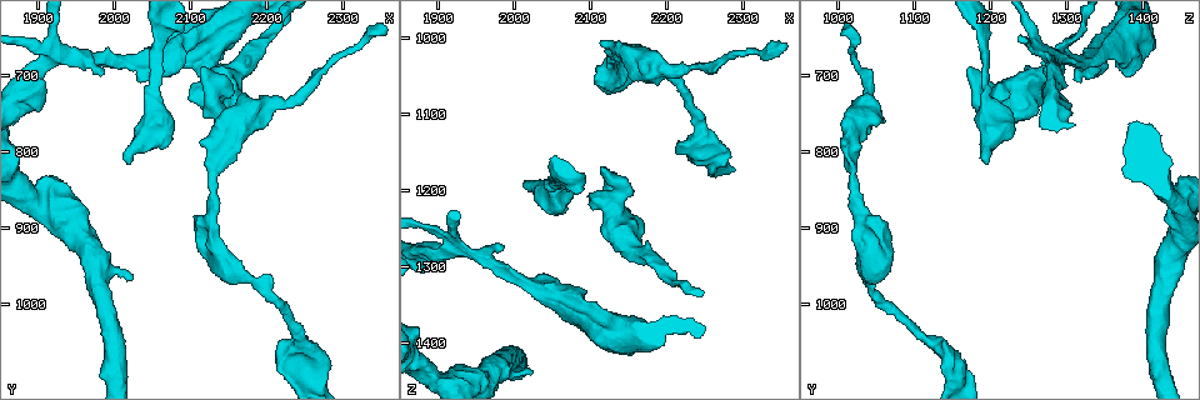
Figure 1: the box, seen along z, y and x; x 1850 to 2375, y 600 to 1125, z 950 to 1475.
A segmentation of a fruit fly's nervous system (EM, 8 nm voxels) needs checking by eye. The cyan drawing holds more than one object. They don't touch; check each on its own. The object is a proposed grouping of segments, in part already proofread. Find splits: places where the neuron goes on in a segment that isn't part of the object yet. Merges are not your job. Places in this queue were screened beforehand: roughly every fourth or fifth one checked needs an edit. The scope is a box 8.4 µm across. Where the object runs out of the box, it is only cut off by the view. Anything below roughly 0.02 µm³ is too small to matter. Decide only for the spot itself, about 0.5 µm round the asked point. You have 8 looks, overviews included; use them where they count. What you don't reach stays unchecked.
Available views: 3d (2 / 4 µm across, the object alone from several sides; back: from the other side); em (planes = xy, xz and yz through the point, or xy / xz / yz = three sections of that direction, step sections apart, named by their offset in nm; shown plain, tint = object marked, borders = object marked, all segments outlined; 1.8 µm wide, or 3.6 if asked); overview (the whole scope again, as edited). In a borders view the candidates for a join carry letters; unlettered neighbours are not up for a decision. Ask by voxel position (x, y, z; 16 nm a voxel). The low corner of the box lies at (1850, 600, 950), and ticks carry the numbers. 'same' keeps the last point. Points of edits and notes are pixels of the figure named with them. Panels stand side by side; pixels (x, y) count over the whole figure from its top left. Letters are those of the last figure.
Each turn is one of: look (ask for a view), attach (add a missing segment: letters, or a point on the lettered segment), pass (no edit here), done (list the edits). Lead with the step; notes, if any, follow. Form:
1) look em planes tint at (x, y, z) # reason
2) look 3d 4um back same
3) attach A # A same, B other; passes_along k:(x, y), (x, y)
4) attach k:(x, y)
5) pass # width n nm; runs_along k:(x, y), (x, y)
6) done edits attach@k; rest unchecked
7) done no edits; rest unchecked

look 3d 2um at (2115, 690, 1170) # an open end

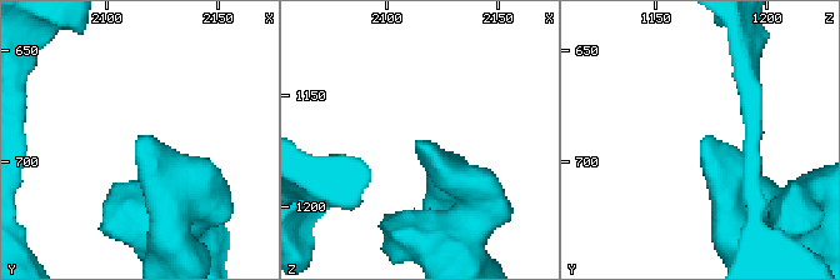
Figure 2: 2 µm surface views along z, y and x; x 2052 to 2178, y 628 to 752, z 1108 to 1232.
look em planes tint at (2116, 687, 1174)

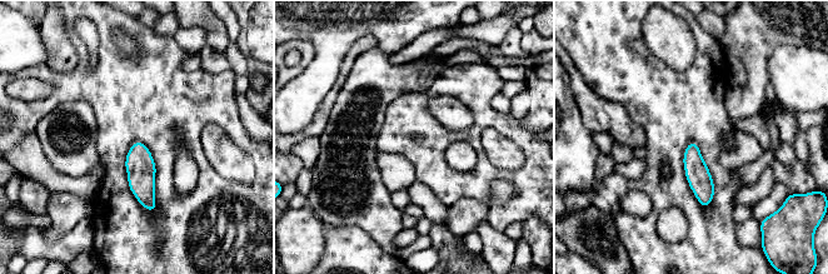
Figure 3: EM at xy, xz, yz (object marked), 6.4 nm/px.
look em planes borders same

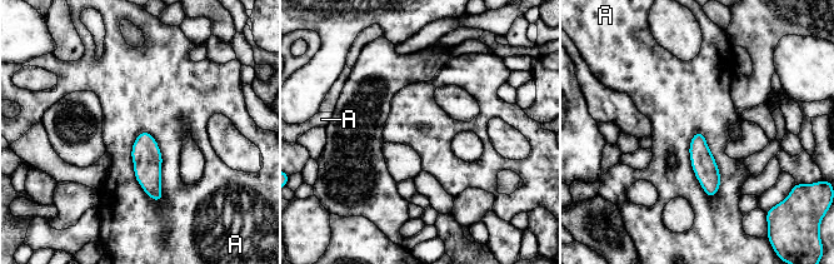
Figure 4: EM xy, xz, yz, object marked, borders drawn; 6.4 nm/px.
pass # A other; border 4:(141, 130), (161, 157), (158, 203); none of them fits

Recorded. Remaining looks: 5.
look 3d 4um at (2020, 815, 1195) # branch stops here

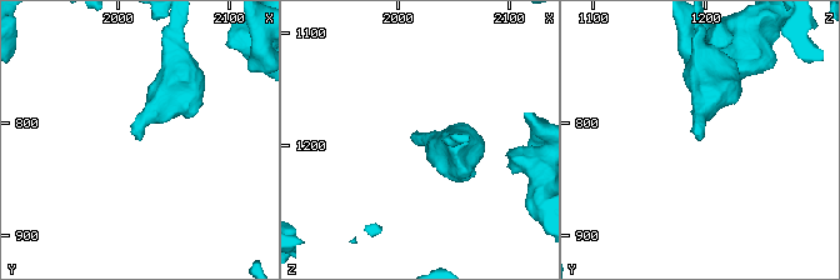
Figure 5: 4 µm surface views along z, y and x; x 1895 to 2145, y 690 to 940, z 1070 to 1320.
look em planes plain at (2022, 814, 1196) # shape alone is not enough

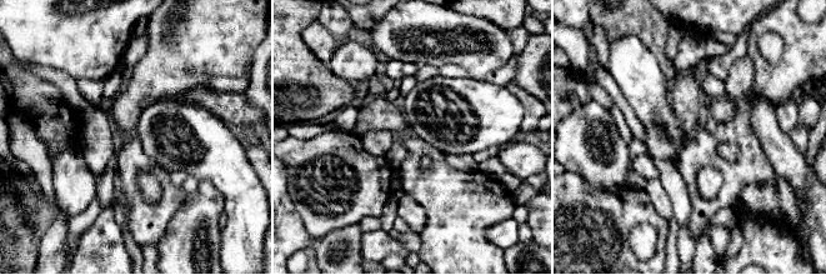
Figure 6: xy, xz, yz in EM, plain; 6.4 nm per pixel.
look em planes borders same

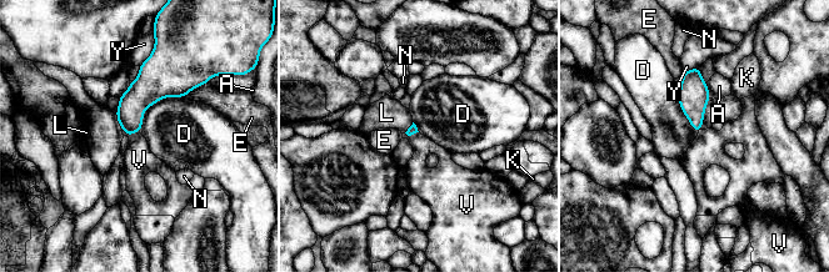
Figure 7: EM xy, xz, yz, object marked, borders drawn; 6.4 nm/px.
attach L # longest_contact D 380 nm; A other, D other, E other, K other, L same, N other, V other, Y other; passes_along 7:(413, 129), (409, 127), (386, 112); the neuron continues

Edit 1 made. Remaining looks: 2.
look overview # redraw

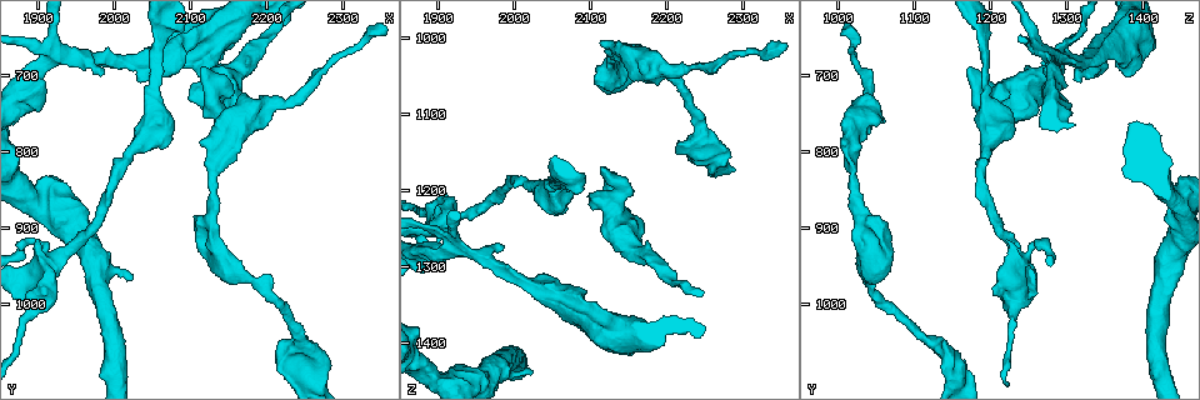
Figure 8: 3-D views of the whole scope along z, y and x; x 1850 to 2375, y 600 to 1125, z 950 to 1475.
look em planes borders at (1895, 720, 1280)

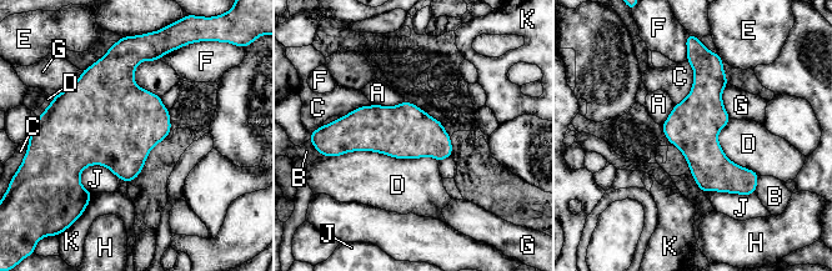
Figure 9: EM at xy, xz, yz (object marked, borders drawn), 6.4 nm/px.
pass # A other, B other, C other, D other, E other, F other, G other, H other, J other, K other; runs_along 9:(700, 59), (705, 154), (741, 191); none of them fits

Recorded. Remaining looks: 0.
done edits attach@7; rest unchecked

